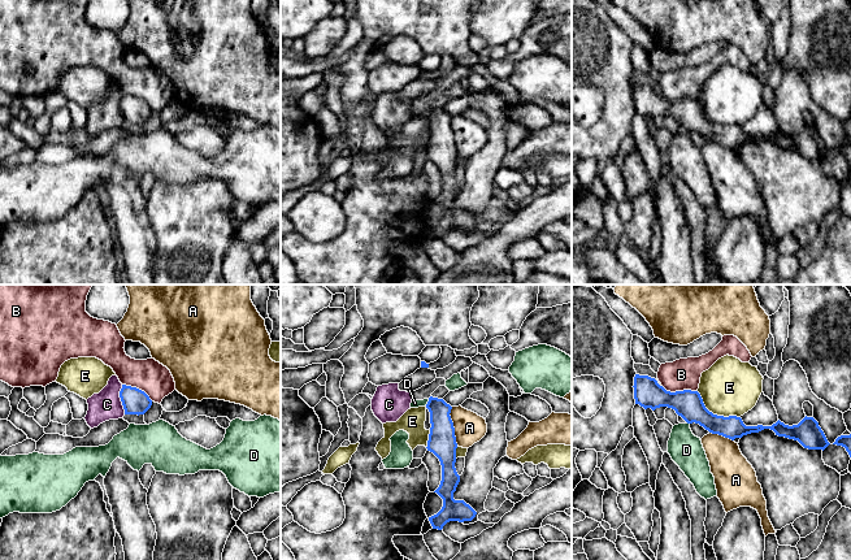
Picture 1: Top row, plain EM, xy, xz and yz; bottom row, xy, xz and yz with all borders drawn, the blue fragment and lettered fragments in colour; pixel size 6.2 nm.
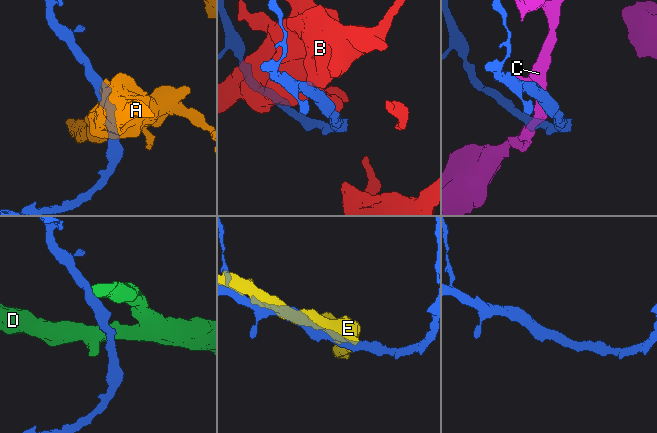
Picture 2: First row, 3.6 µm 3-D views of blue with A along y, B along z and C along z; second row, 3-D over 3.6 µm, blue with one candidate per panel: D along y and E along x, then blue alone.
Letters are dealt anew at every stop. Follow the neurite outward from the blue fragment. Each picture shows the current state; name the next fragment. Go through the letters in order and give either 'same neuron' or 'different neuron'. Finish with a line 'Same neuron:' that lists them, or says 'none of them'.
A: different neuron
B: different neuron
C: different neuron
D: different neuron
E: different neuron
Same neuron: none of them

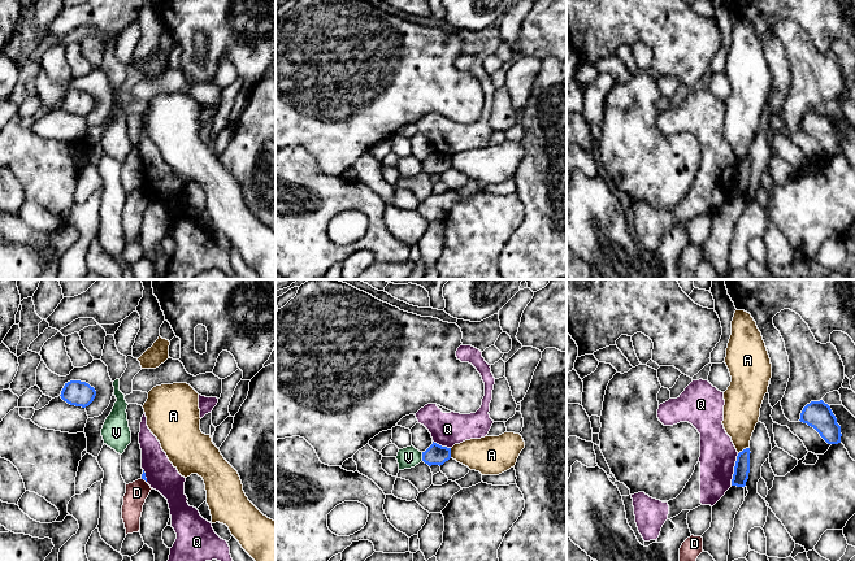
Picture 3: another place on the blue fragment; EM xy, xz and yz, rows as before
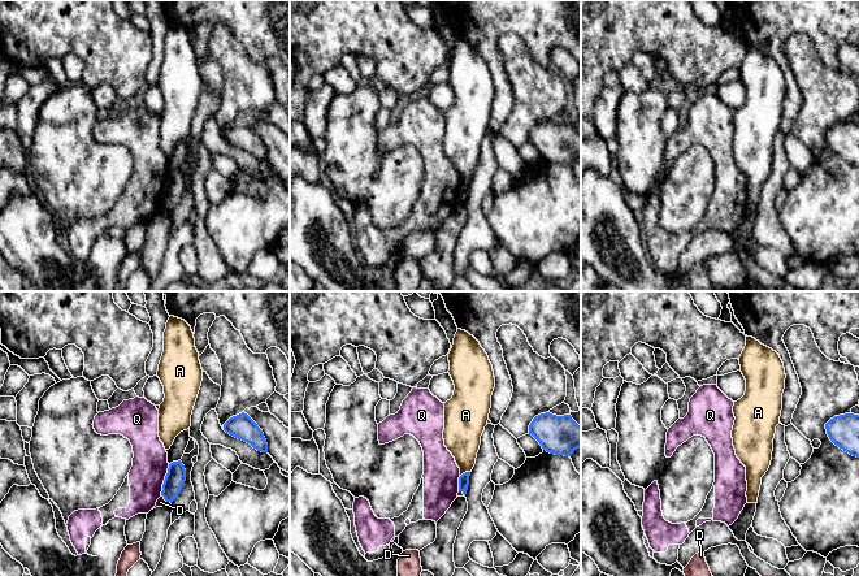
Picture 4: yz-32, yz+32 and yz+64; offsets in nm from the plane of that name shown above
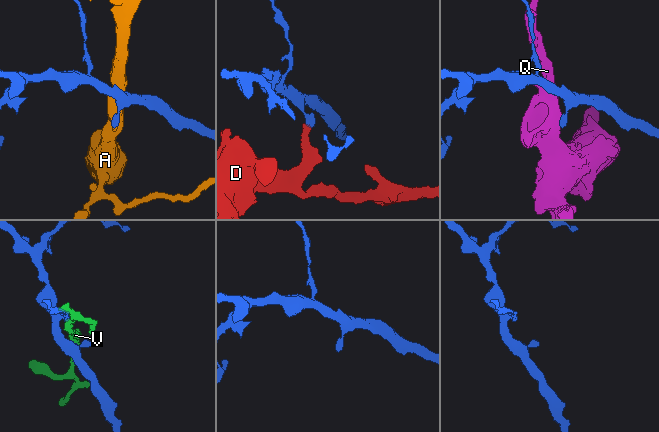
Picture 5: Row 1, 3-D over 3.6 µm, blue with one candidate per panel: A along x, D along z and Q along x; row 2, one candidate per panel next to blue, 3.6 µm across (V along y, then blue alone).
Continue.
A: different neuron
D: different neuron
Q: different neuron
V: different neuron
Same neuron: none of them

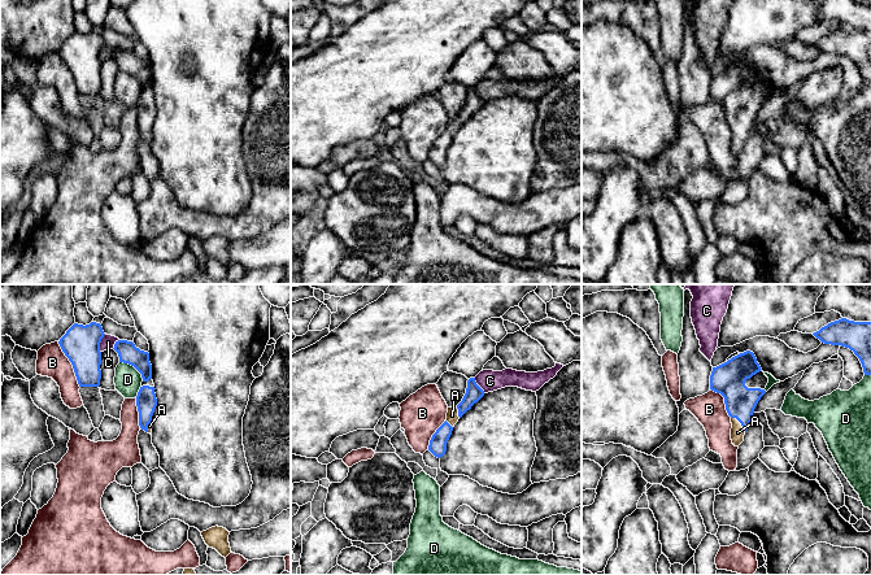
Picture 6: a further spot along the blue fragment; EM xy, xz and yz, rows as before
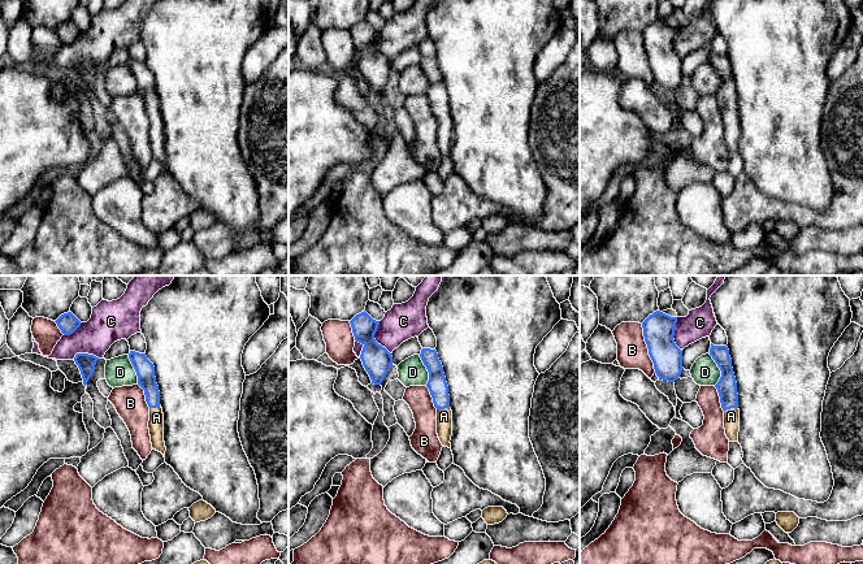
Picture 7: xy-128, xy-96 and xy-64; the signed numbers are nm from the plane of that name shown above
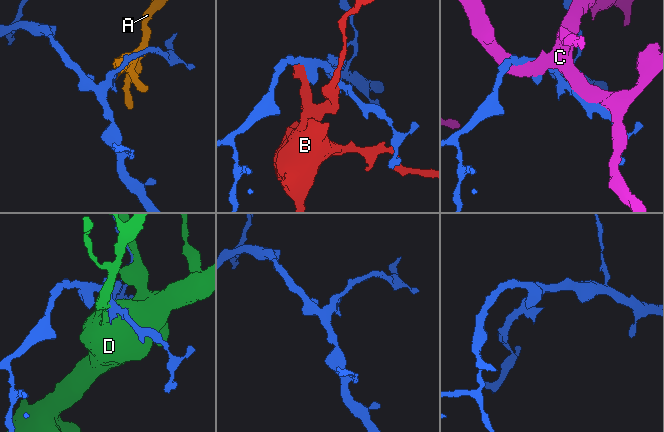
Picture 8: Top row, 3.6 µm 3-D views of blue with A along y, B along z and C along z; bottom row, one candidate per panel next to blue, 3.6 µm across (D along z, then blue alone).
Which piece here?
A: same neuron
B: different neuron
C: different neuron
D: different neuron
Same neuron: A

